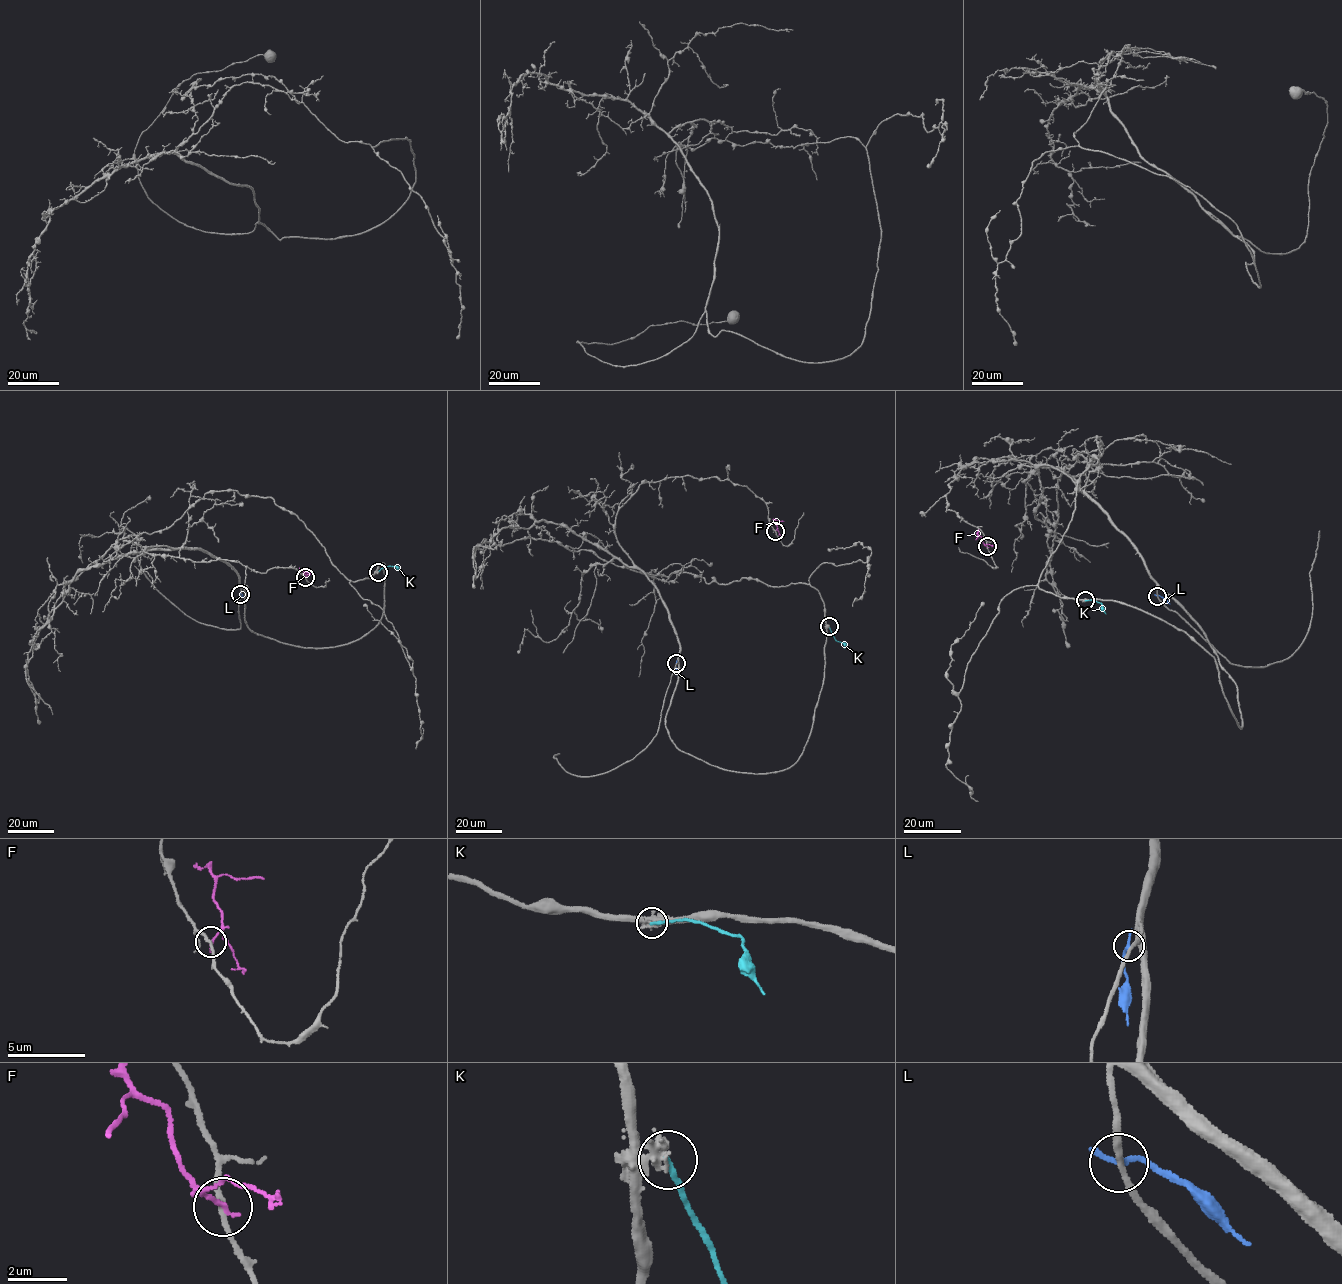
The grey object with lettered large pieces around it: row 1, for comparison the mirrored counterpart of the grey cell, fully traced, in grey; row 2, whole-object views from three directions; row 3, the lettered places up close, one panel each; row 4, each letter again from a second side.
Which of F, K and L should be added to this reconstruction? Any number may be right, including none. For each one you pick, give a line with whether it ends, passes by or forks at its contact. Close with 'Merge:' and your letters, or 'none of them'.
Merge: none of them

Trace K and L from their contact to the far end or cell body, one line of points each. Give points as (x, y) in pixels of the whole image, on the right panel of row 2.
K: (1085, 600), (1101, 603), (1106, 614)
L: (1157, 596), (1170, 603)

